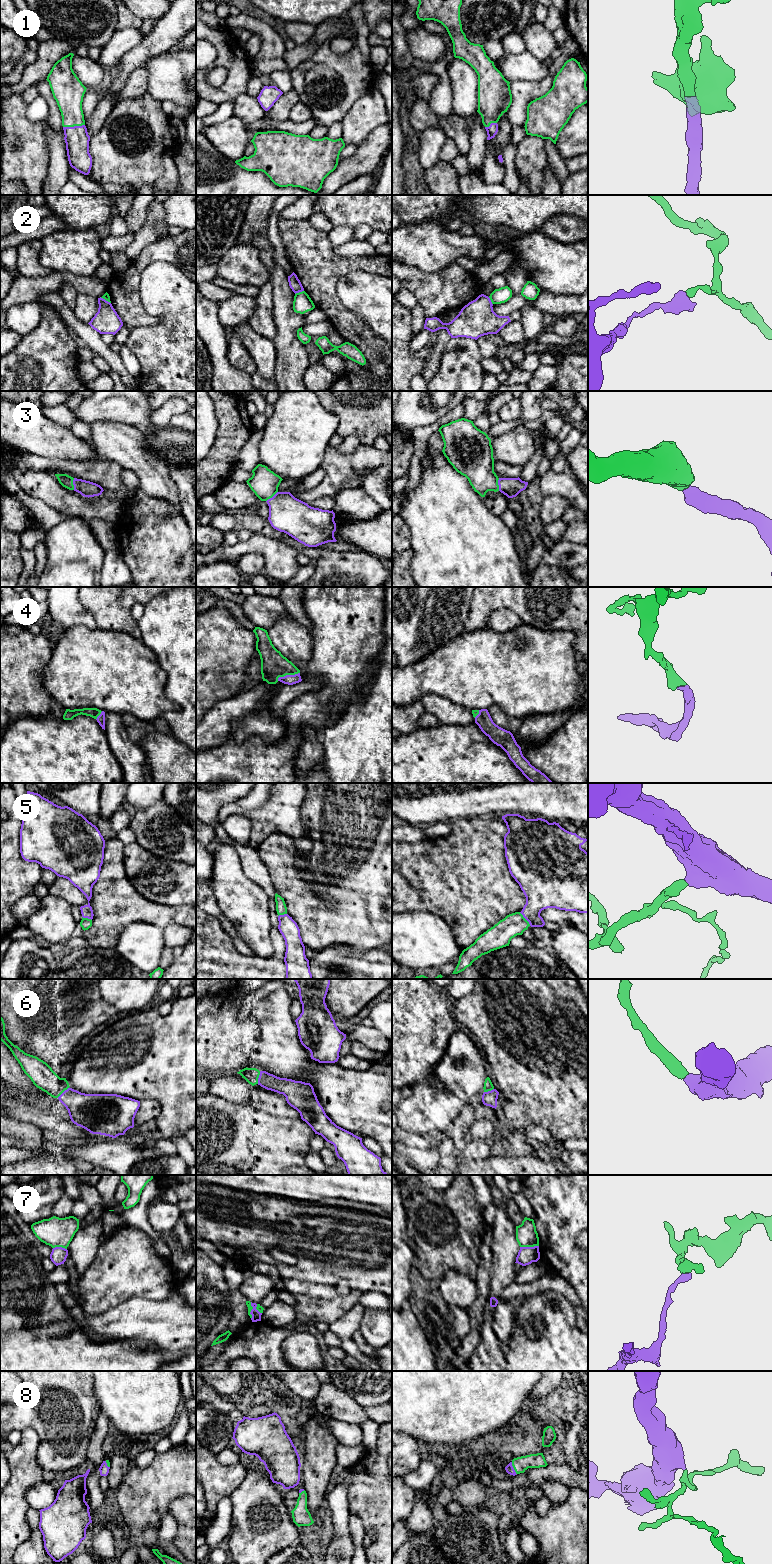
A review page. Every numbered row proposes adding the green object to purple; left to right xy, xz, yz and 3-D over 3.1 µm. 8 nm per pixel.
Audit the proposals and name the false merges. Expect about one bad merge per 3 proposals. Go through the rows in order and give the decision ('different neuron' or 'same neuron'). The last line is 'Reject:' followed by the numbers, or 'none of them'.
1: same neuron
2: different neuron
3: same neuron
4: same neuron
5: same neuron
6: same neuron
7: different neuron
8: same neuron
Reject: 2, 7

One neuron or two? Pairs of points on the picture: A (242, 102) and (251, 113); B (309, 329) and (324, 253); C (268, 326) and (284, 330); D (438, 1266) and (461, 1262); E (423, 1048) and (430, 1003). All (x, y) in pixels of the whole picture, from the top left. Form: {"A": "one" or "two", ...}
{"A": "one", "B": "two", "C": "two", "D": "one", "E": "one"}

